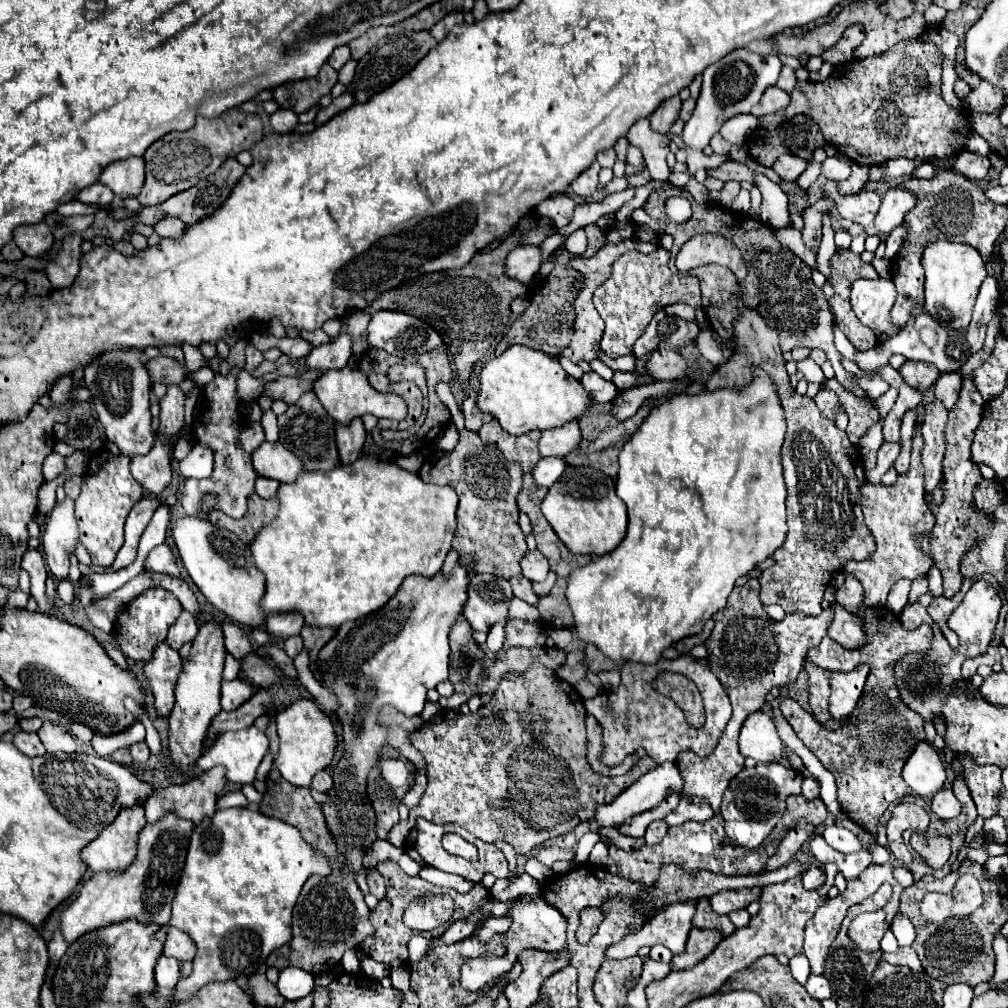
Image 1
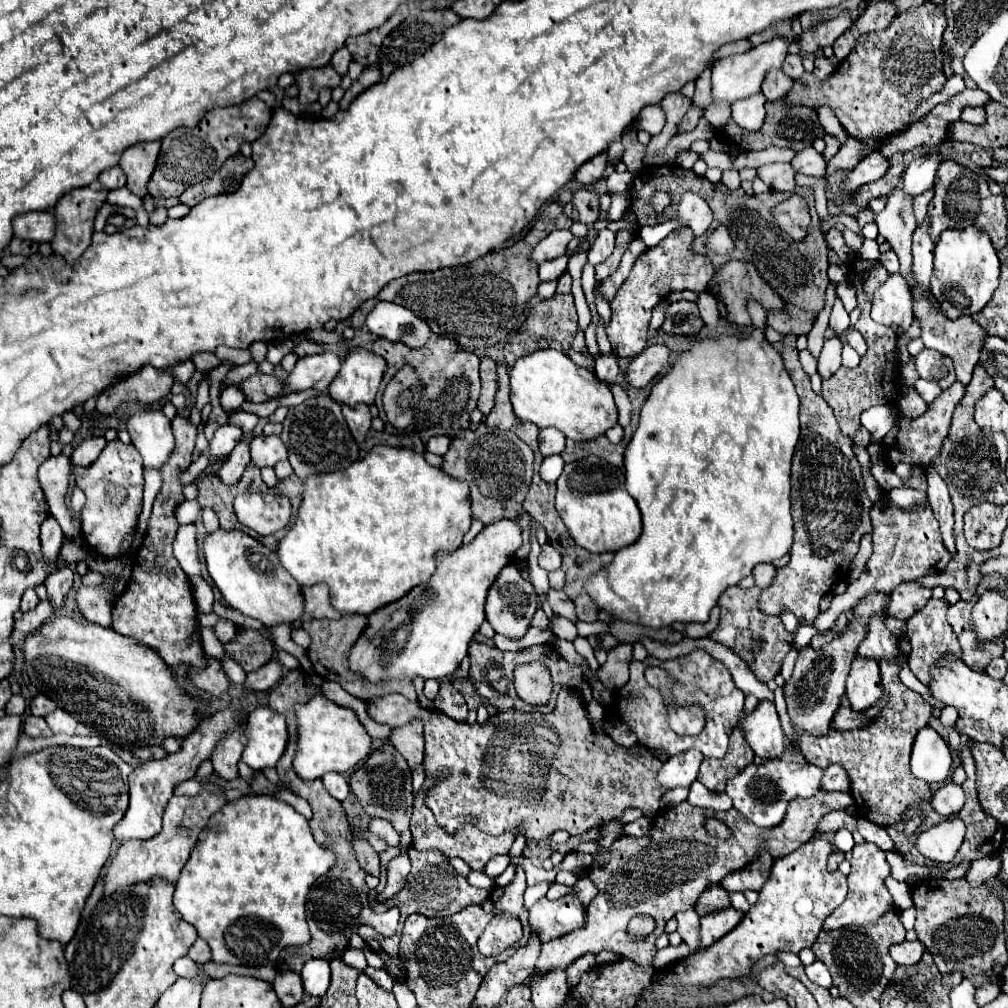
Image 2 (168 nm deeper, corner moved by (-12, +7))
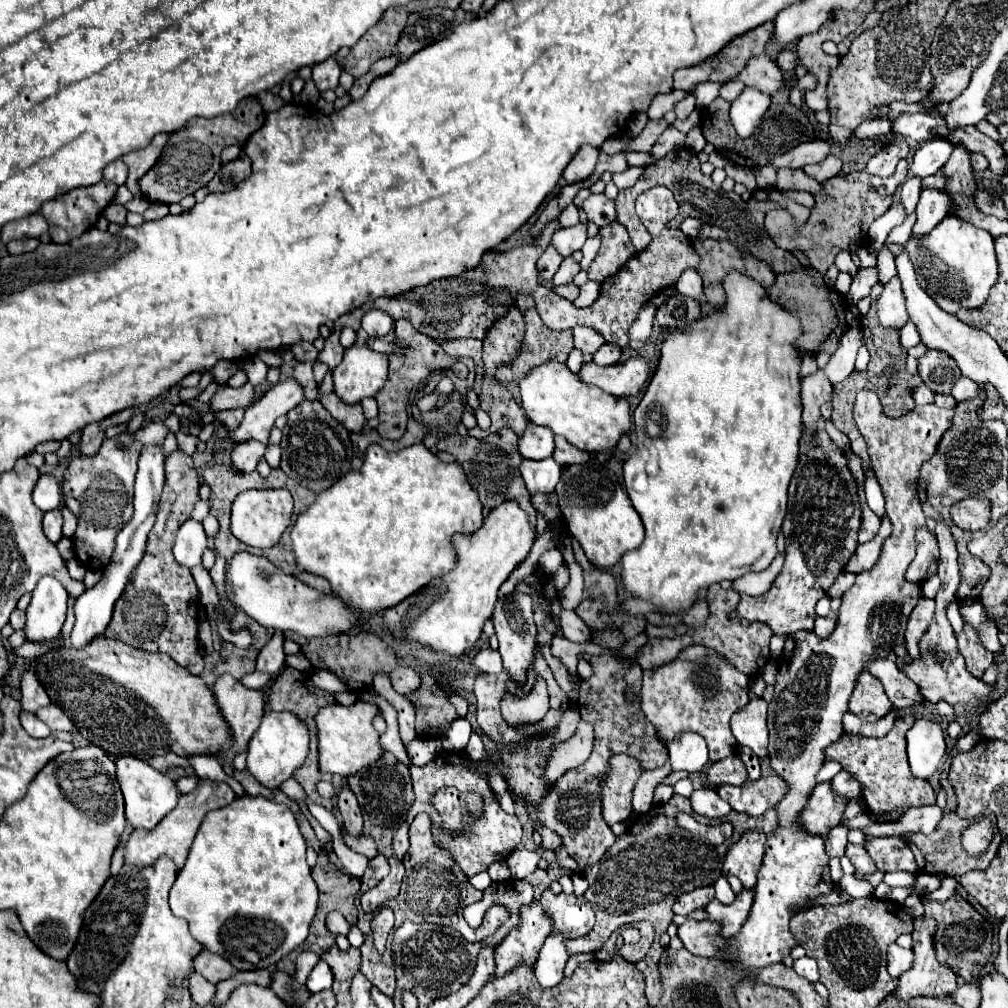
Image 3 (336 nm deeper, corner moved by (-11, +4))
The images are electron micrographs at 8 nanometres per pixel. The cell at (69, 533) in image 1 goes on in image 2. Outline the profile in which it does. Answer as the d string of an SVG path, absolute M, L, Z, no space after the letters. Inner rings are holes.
M70 567L56 569L56 573L52 573L52 577L48 577L44 581L44 585L48 589L48 601L54 607L62 607L68 591L72 589L72 583L74 583L74 571Z

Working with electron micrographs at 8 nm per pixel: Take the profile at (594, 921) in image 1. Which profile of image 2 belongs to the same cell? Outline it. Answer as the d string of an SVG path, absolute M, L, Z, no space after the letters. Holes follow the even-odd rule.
M818 791L810 799L798 797L788 805L788 817L784 825L776 829L758 829L748 823L736 809L726 813L704 811L688 805L688 801L680 803L674 809L660 809L654 817L654 825L642 839L632 839L622 835L616 839L606 853L594 853L594 863L590 867L590 877L596 881L600 893L588 905L588 923L586 927L572 931L560 939L552 939L542 943L542 951L536 963L534 973L528 983L532 985L540 975L552 969L566 969L572 961L586 953L598 955L602 949L622 953L624 957L636 961L638 965L652 965L656 947L654 941L664 933L664 925L678 911L690 909L696 905L698 897L712 885L718 885L726 875L736 873L758 859L762 851L768 851L774 859L786 857L796 851L802 843L812 839L812 829L816 821L830 811L844 809L852 805L850 793L828 793ZM716 817L728 825L732 837L718 839L706 831L706 819ZM636 915L650 915L656 921L656 929L644 937L642 941L634 941L628 933L628 923Z

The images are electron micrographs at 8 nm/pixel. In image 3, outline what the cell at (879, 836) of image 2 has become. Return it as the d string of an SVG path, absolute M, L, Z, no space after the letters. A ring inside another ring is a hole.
M867 836L867 852L873 858L877 870L881 870L881 872L903 870L913 876L919 872L909 844L901 838L871 838L871 836Z

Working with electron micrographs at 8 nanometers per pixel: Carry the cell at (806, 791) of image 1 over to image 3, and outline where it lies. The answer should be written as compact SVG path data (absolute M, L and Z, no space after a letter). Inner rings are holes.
M841 770L833 780L831 780L835 792L839 792L841 796L847 796L847 798L859 798L861 796L861 784L845 770Z

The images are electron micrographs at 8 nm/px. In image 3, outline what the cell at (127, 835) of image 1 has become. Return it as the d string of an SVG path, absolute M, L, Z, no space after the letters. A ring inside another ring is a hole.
M131 756L117 758L115 766L117 766L115 776L117 776L117 782L119 782L123 798L125 798L125 818L127 818L127 822L133 824L135 828L137 826L155 828L163 820L163 816L175 808L175 804L179 800L175 780L163 776L153 766L149 766L147 762L139 760L139 758L131 758Z

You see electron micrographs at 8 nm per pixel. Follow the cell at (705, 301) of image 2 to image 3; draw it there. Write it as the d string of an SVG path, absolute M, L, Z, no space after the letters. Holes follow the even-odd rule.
M687 268L687 270L681 274L681 278L677 280L675 288L677 288L681 294L687 294L687 296L691 296L691 298L695 298L695 300L701 300L701 296L703 296L703 282L701 282L701 276L697 274L695 268Z

